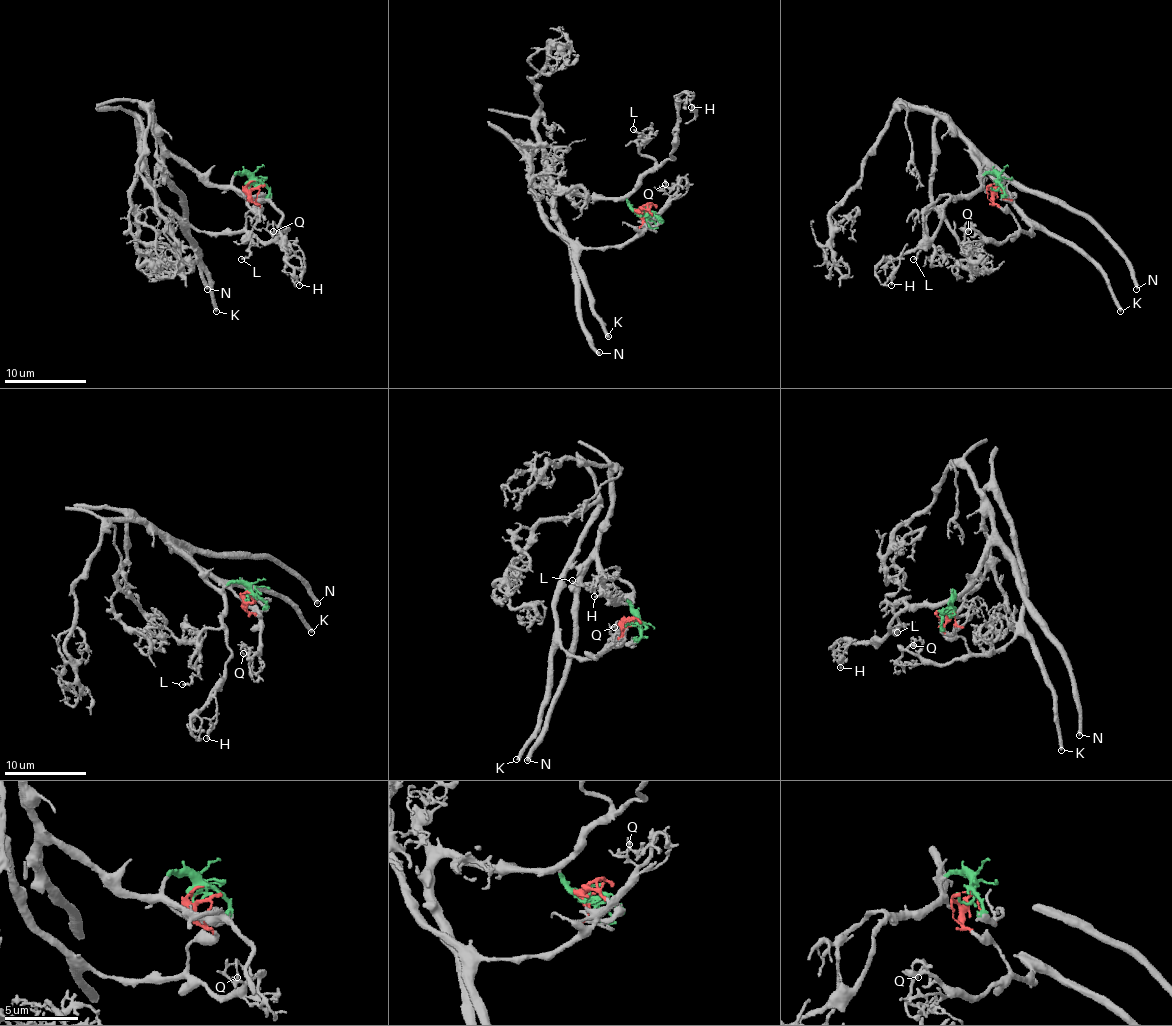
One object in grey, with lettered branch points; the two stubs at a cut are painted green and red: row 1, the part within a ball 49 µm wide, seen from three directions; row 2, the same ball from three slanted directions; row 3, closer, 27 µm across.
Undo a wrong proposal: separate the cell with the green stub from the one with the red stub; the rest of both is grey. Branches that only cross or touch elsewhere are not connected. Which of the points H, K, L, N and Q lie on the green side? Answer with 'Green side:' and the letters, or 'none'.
Green side: H, L, N

